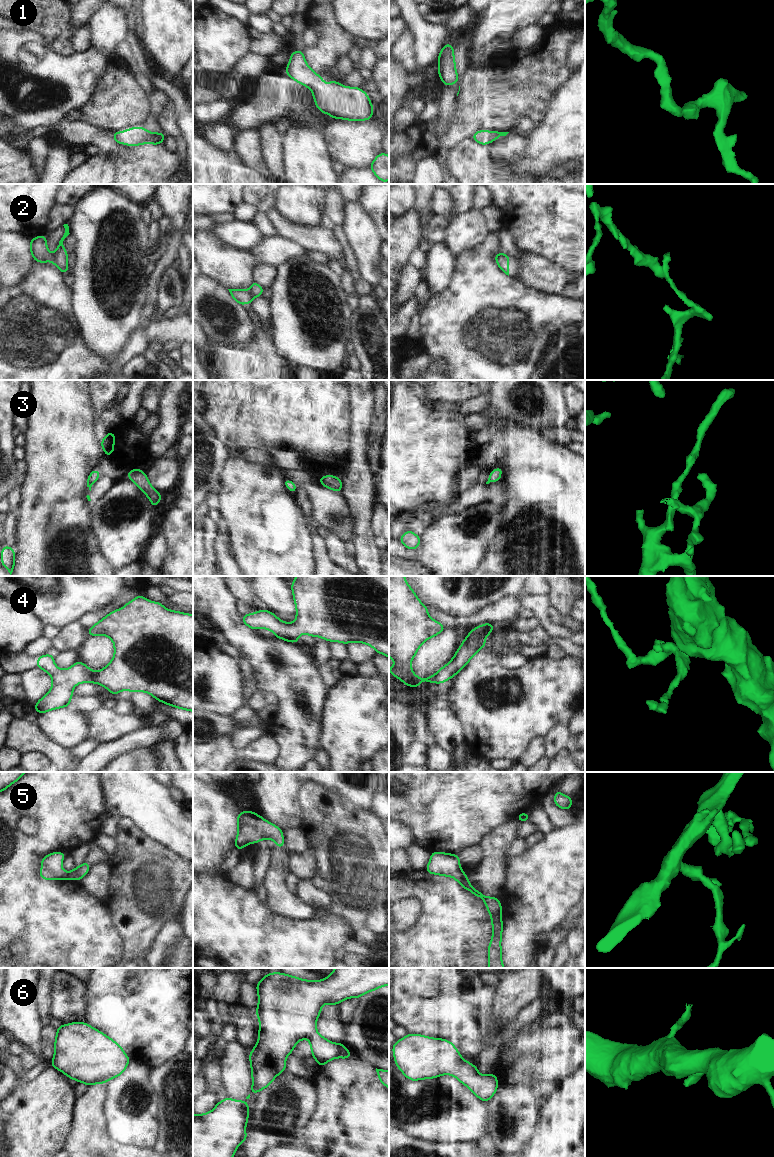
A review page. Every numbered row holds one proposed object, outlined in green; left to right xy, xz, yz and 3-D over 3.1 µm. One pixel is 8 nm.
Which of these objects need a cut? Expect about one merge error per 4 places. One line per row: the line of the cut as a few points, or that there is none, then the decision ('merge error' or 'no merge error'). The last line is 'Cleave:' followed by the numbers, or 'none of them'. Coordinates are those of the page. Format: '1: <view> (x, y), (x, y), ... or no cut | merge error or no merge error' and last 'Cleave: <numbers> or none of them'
1: no cut | no merge error
2: xy (52, 255), (53, 262) | merge error
3: no cut | no merge error
4: no cut | no merge error
5: no cut | no merge error
6: no cut | no merge error
Cleave: 2

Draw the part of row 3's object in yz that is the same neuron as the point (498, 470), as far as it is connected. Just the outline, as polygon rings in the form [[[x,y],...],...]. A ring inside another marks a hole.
[[[497,467],[495,470],[492,470],[490,472],[490,476],[488,478],[488,481],[486,484],[489,484],[490,482],[498,482],[501,479],[501,473],[503,472],[503,468]]]

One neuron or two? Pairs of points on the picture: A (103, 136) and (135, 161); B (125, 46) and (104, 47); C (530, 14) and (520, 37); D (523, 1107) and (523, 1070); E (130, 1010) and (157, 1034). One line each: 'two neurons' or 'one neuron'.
A: two neurons
B: two neurons
C: two neurons
D: one neuron
E: one neuron

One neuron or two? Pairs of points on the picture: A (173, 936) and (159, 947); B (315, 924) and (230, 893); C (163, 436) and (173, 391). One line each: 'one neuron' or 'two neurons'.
A: one neuron
B: one neuron
C: one neuron

